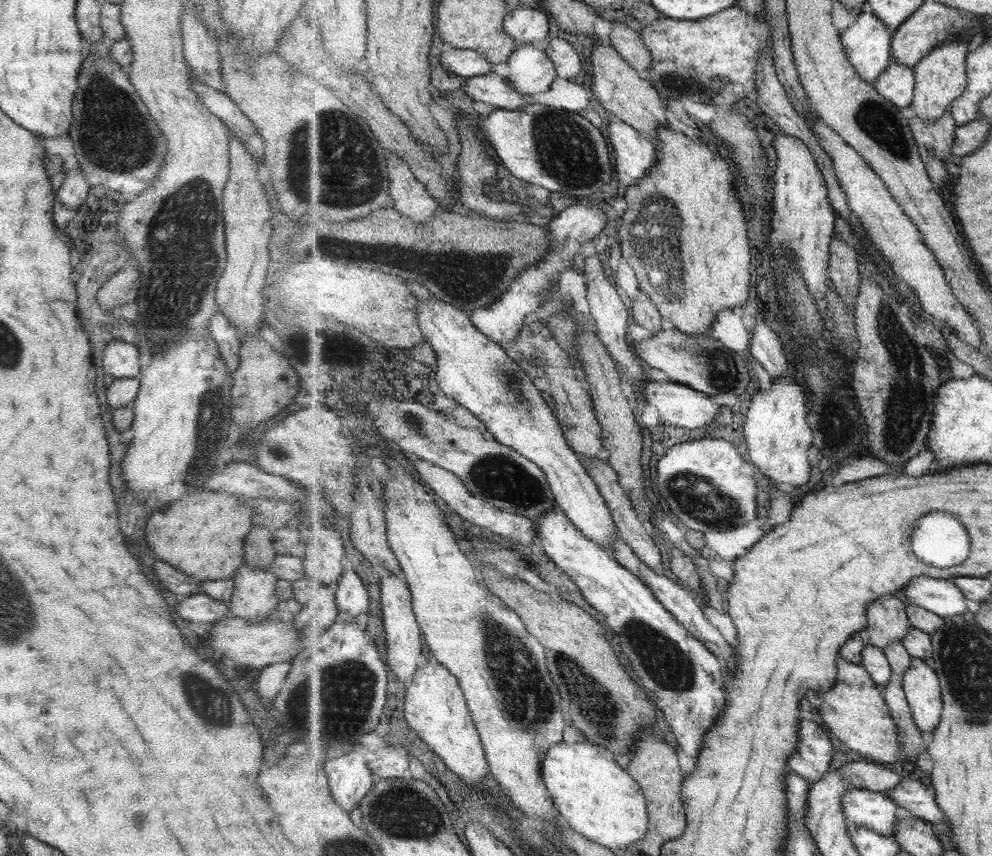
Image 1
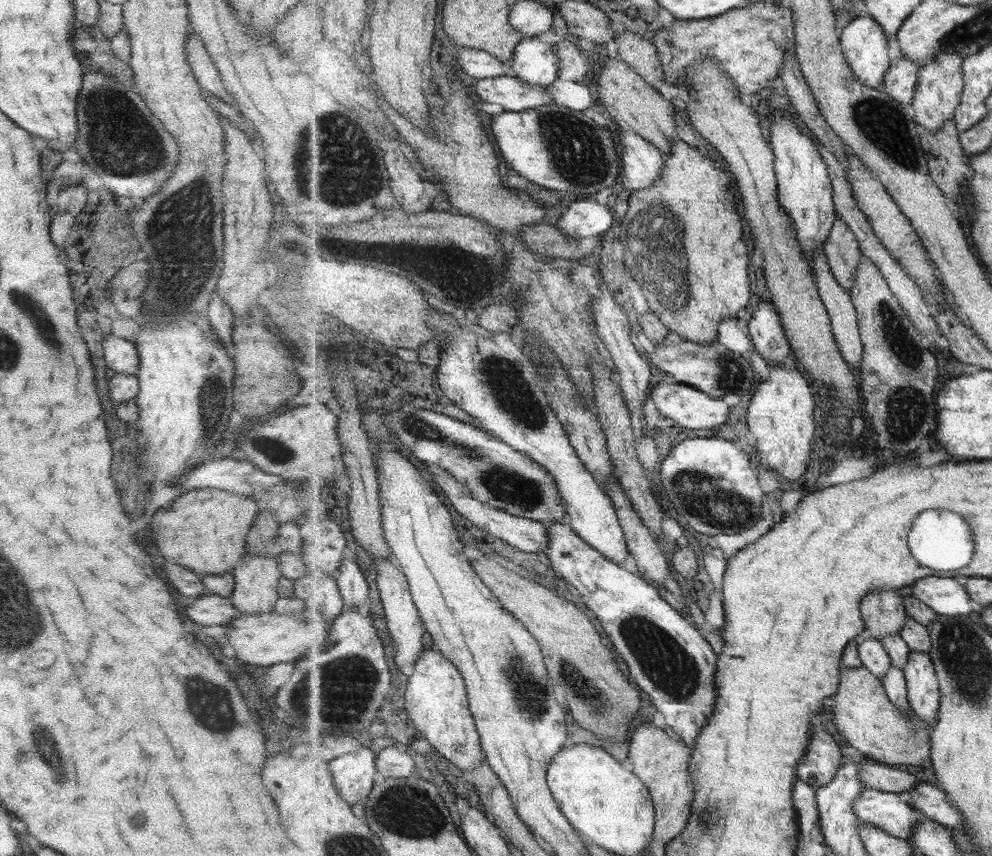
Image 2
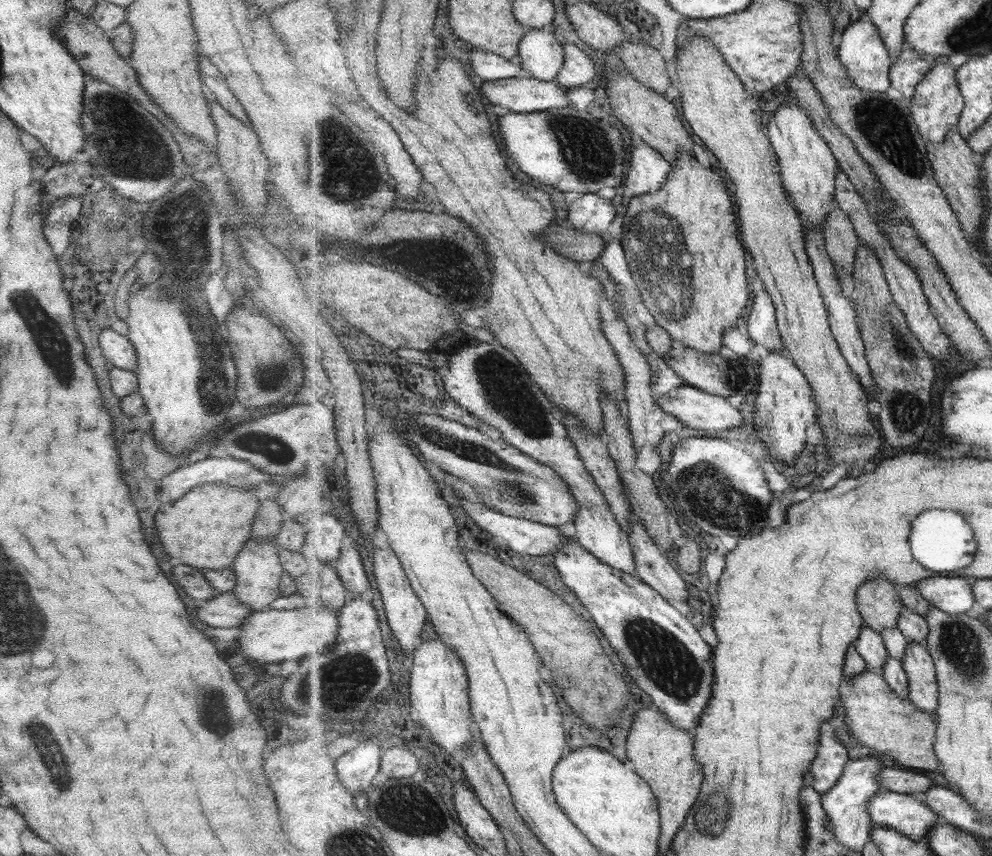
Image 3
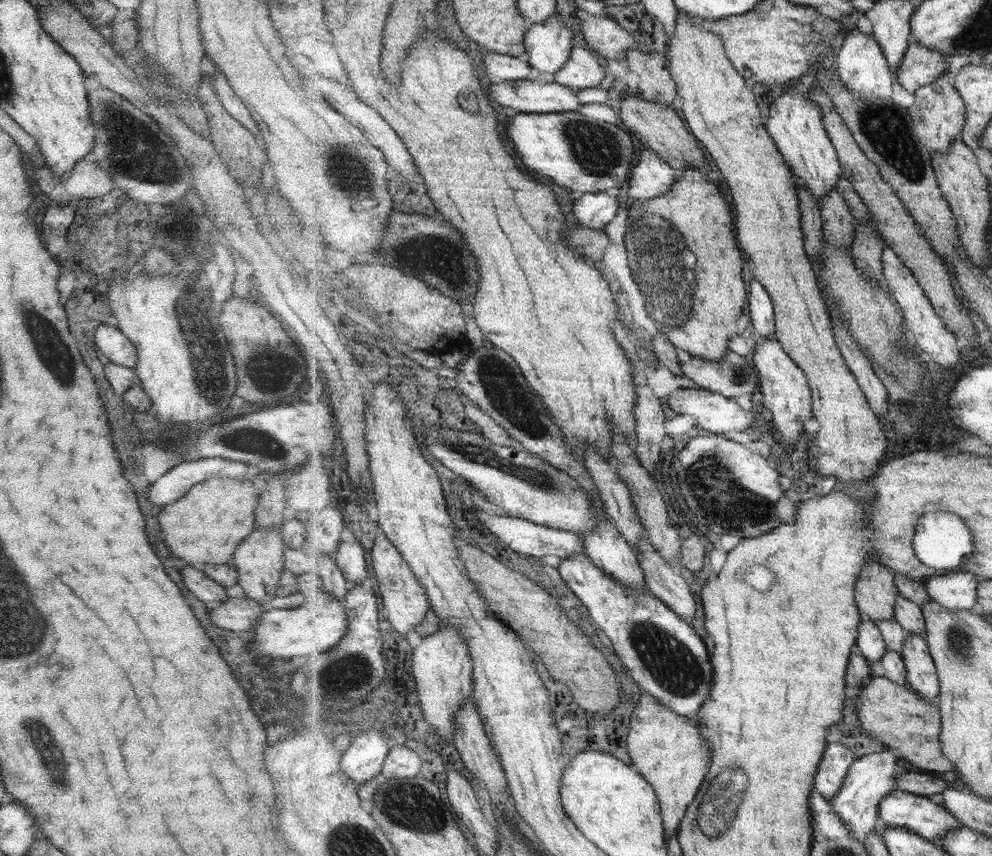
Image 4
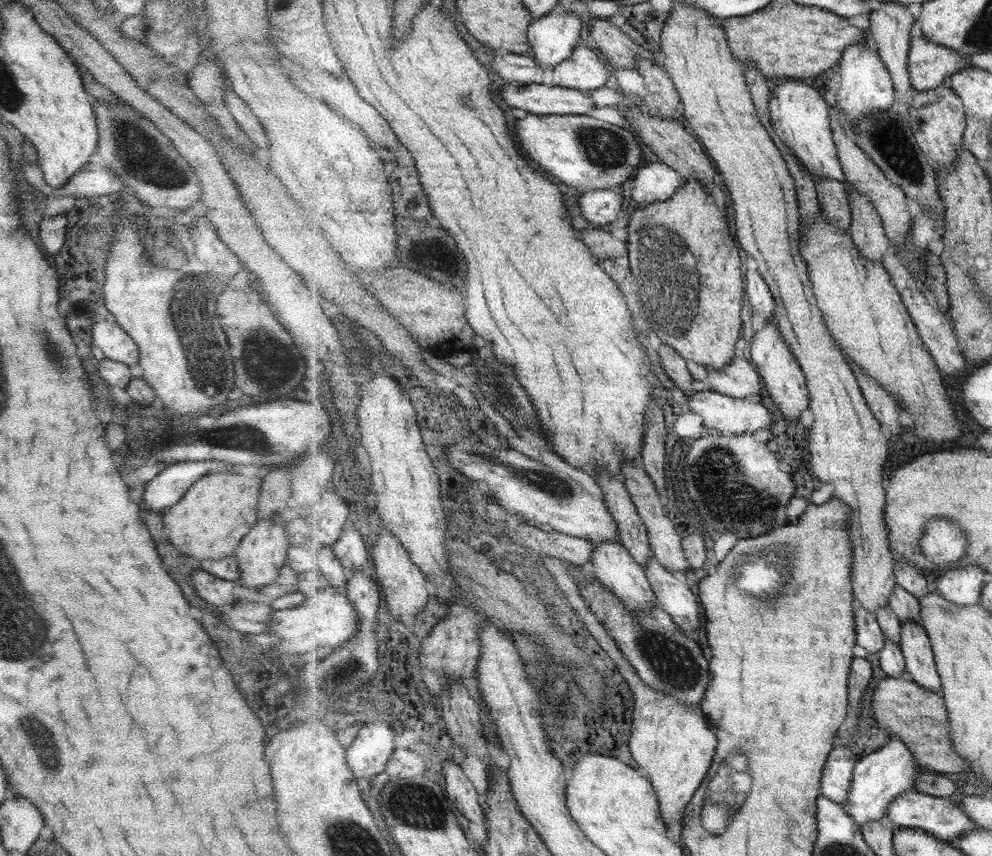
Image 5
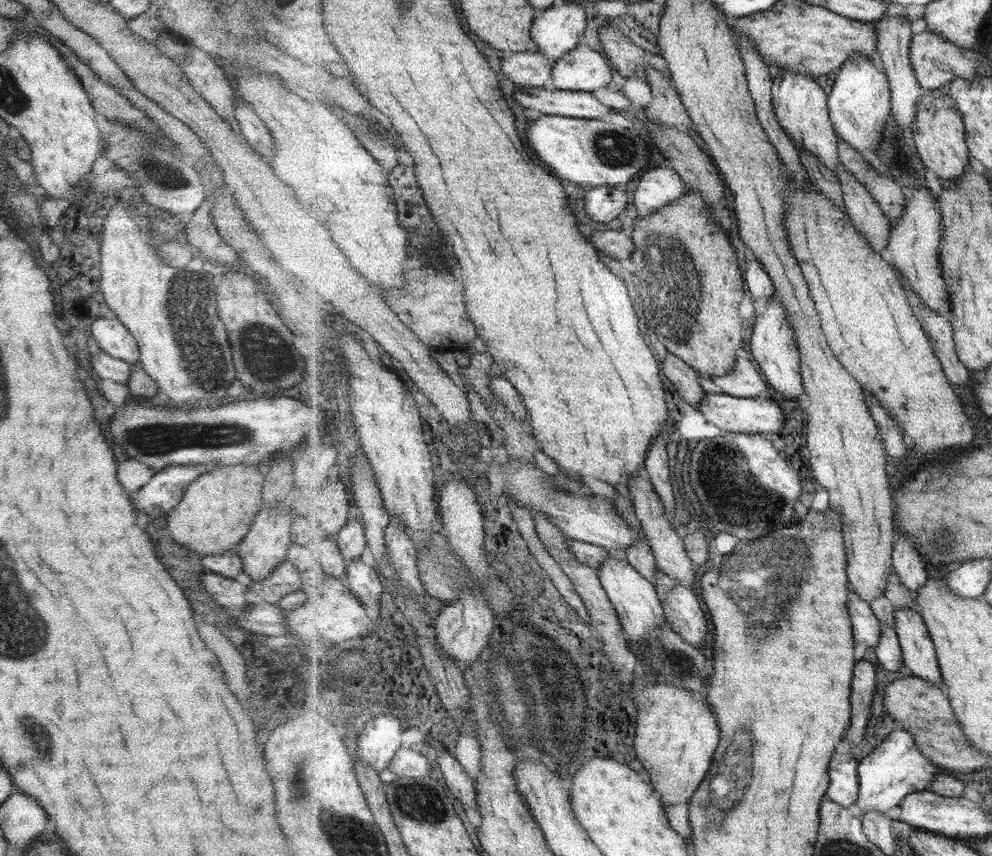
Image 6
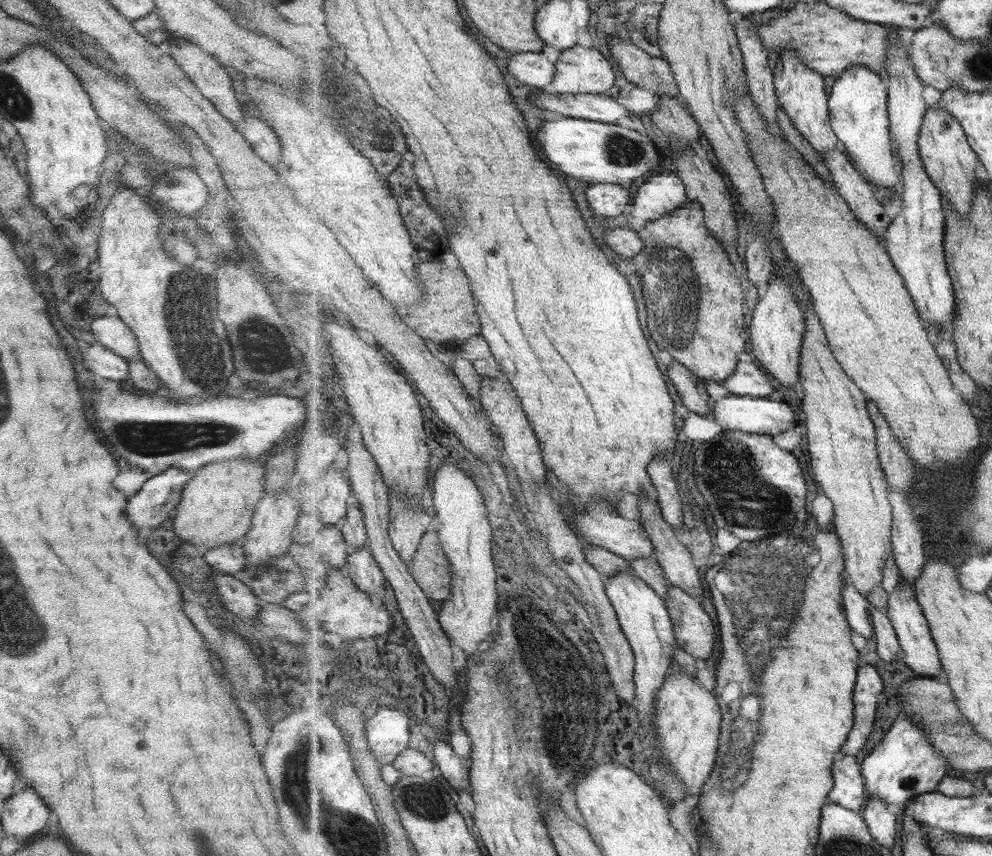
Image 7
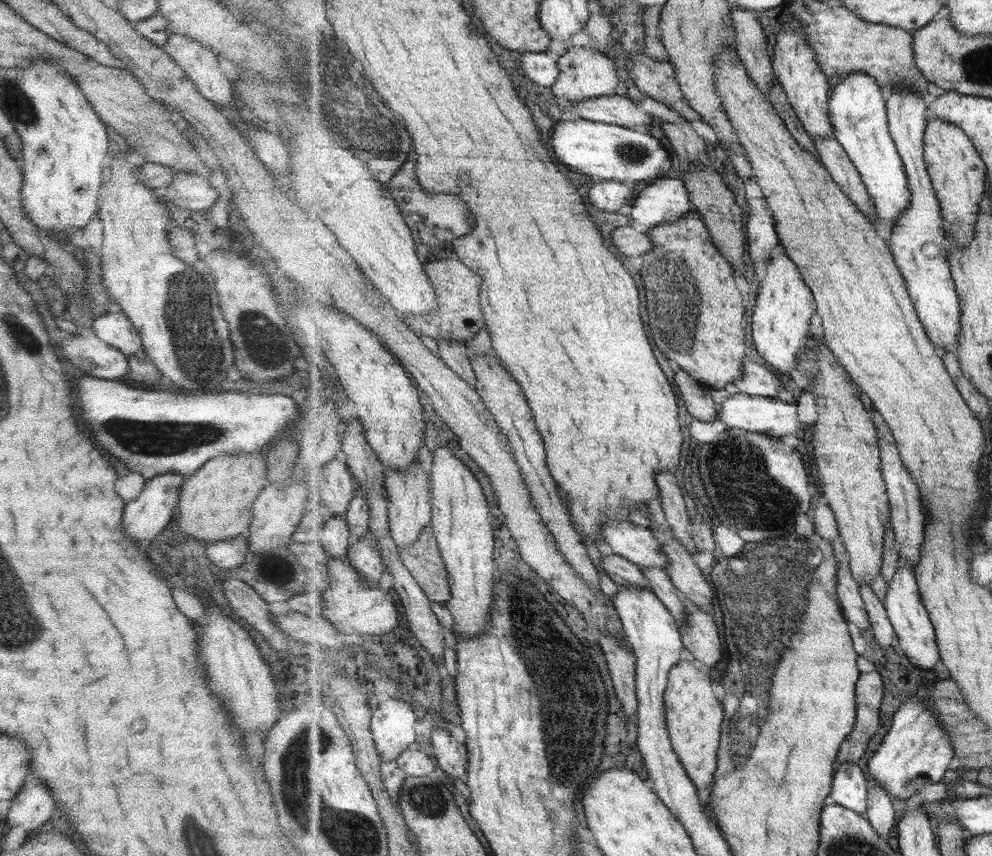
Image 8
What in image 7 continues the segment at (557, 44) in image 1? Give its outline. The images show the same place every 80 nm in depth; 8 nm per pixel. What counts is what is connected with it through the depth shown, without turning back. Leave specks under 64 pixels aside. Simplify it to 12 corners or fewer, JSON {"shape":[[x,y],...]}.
{"shape":[[569,47],[549,88],[605,94],[617,80],[611,59]]}

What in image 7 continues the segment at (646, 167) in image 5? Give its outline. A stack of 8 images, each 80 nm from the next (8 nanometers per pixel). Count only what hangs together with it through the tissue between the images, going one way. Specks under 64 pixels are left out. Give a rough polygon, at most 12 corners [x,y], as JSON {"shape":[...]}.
{"shape":[[675,172],[645,179],[632,216],[645,222],[687,206],[690,197]]}

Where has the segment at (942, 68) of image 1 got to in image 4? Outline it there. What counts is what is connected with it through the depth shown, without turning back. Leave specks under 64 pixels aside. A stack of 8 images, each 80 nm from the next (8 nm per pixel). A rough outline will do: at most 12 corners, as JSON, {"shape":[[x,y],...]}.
{"shape":[[943,73],[914,93],[910,116],[925,148],[949,152],[966,101]]}

